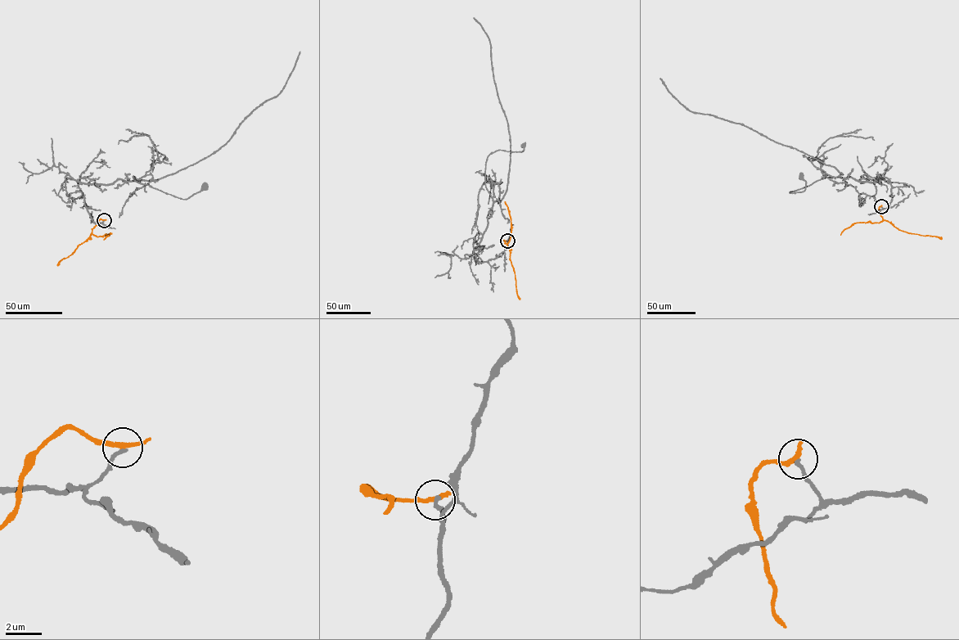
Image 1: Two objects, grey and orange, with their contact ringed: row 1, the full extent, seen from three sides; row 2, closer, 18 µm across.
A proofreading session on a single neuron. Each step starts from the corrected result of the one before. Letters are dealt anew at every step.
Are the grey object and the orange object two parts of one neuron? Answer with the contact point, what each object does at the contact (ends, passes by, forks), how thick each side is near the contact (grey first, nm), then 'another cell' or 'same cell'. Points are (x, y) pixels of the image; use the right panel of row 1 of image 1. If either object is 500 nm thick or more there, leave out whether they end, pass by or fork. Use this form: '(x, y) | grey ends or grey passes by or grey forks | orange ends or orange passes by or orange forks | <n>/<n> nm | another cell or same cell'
(881, 206) | grey ends | orange passes by | 200/220 nm | another cell

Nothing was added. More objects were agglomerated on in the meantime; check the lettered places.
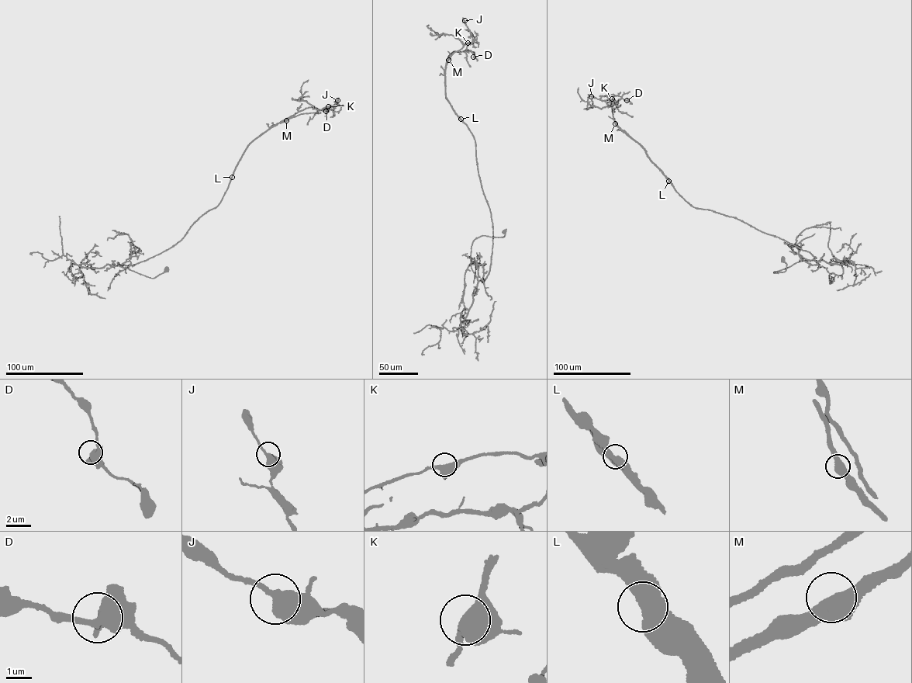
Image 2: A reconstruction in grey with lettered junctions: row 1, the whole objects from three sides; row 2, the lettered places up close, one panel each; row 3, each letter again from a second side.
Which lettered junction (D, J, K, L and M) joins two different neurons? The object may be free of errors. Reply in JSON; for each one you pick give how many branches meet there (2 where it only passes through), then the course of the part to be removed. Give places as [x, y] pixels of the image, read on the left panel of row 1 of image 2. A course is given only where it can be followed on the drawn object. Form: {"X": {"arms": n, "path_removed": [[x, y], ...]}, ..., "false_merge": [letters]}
{"L": {"arms": 2, "path_removed": [[232, 177], [248, 145], [260, 134], [306, 108], [322, 110], [334, 109], [339, 98]]}, "false_merge": ["L"]}

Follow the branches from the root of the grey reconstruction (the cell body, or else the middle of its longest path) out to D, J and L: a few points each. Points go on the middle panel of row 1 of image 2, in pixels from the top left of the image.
D: (504, 231), (473, 241), (478, 280), (489, 270), (491, 213), (474, 138), (444, 81), (451, 53), (473, 57)
J: (504, 231), (473, 241), (478, 280), (491, 213), (444, 84), (472, 41), (464, 20)
L: (504, 231), (473, 241), (478, 280), (489, 270), (493, 226), (474, 140), (461, 119)

